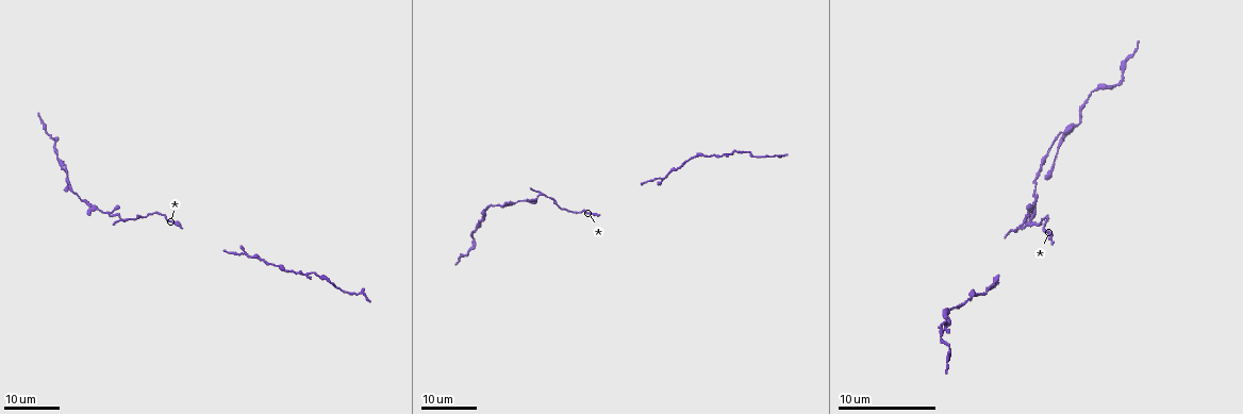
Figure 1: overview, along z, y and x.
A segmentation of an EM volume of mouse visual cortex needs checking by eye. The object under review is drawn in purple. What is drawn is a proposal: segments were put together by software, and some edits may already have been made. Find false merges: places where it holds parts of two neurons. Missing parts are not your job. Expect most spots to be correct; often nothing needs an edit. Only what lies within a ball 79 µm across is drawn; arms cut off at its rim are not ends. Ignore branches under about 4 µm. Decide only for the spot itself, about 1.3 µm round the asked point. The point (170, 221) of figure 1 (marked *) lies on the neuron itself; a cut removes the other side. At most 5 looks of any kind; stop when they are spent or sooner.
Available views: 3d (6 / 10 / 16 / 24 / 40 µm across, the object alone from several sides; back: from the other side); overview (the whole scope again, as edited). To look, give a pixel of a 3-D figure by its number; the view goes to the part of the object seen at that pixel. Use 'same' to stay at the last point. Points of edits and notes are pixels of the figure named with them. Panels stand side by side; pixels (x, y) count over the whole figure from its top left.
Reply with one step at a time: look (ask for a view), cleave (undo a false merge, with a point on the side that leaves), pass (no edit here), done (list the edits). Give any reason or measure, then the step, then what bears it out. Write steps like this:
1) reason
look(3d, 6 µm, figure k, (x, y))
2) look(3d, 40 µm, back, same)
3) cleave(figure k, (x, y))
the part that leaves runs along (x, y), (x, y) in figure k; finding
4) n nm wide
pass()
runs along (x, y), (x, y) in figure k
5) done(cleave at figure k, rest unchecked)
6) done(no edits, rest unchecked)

look(3d, 24 µm, figure 1, (85, 200))

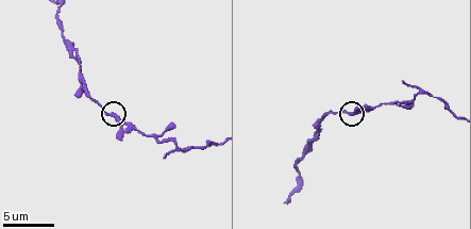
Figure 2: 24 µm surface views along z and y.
look(3d, 10 µm, figure 2, (113, 116))

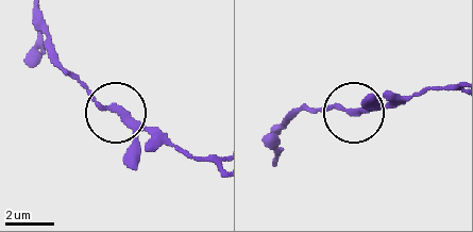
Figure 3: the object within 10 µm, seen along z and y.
look(3d, 10 µm, back, figure 3, (116, 112))

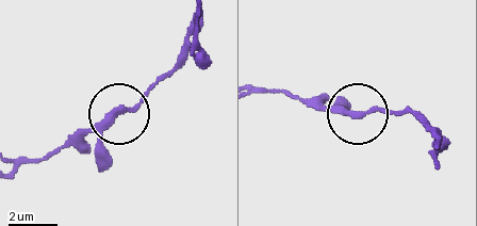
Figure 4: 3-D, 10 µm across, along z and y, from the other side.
pass()
runs along (20, 166), (100, 131), (178, 62) in figure 4; continuous, no second neuron

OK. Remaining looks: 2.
thin arm on a thick one
look(3d, 6 µm, figure 2, (157, 139))

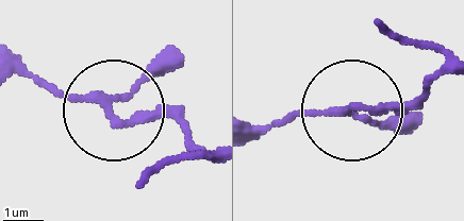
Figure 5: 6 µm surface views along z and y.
3 arms
pass()
all the same neuron

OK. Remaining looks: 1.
calibre changes
look(3d, 6 µm, figure 2, (299, 177))

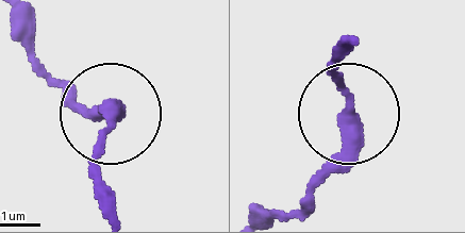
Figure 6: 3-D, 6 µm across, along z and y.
pass()
runs along (355, 40), (335, 64), (345, 152), (314, 210) in figure 6; all the same neuron

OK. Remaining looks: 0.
done(no edits, rest unchecked)

